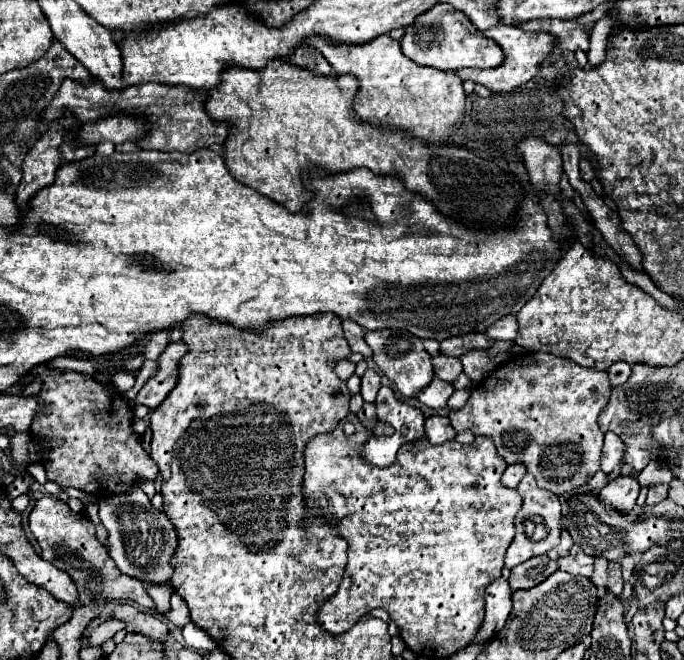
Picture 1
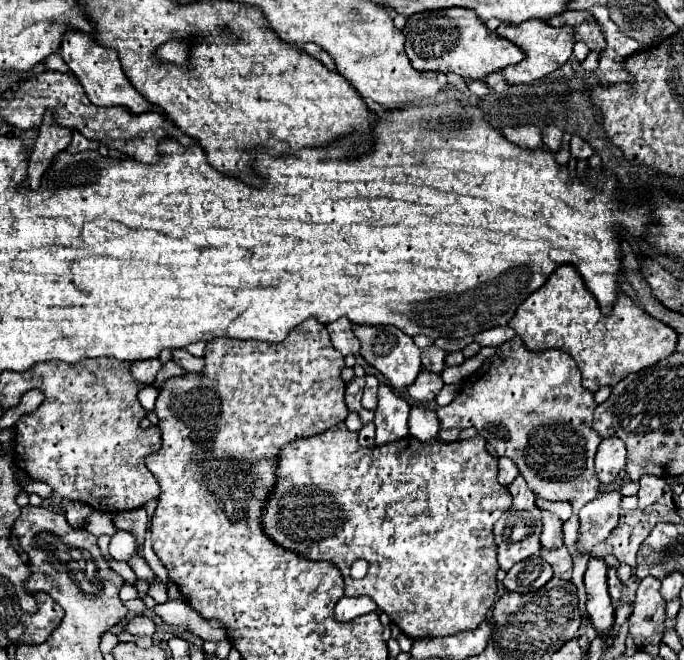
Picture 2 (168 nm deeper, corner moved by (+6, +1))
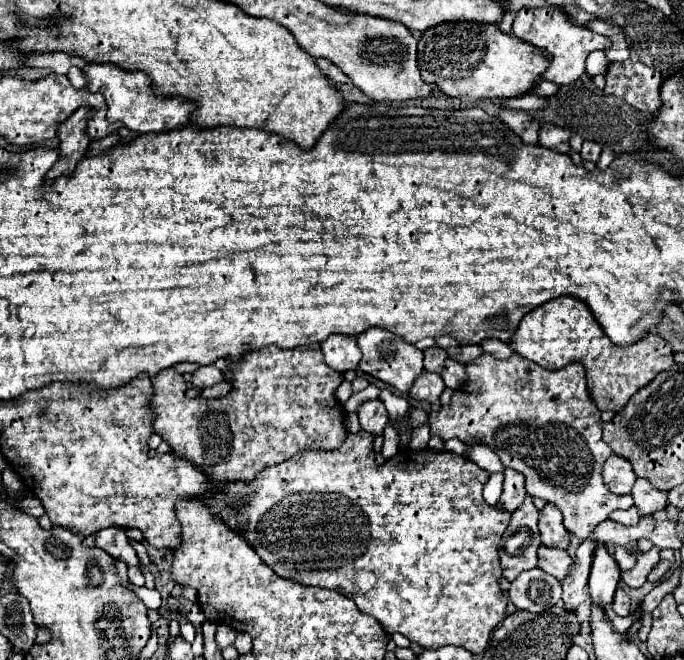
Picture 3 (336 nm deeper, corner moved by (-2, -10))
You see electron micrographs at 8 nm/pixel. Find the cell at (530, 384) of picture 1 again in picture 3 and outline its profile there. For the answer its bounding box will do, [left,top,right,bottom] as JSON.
[429,352,633,539]

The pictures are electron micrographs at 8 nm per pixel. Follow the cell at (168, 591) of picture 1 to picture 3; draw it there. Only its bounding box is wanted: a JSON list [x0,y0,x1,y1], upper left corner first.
[95,527,139,567]

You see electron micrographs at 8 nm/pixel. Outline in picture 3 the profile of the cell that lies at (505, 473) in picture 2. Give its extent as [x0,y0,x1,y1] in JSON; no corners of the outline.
[499,469,527,513]

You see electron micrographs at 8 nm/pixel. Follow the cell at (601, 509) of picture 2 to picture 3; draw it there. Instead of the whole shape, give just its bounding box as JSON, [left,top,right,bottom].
[563,539,597,611]

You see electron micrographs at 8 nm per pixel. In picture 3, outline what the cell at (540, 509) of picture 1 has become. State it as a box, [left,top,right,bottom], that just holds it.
[499,495,541,581]

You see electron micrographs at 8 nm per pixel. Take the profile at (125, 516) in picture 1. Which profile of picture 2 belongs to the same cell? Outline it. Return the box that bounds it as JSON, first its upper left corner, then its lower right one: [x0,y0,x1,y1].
[109,528,139,562]

